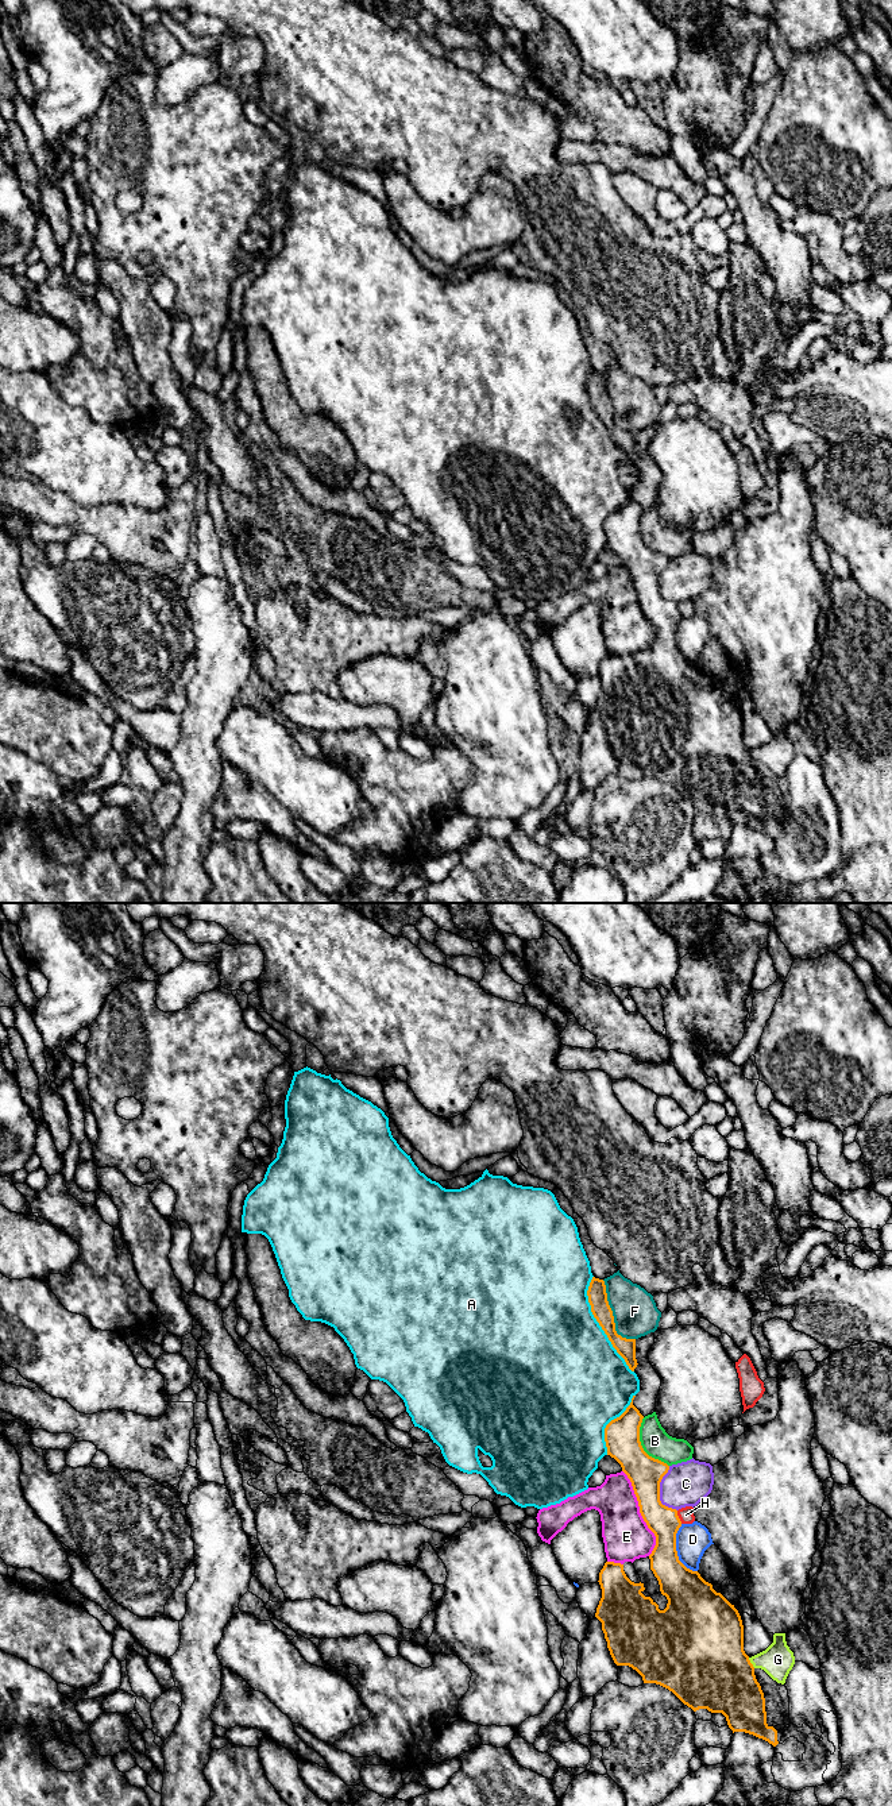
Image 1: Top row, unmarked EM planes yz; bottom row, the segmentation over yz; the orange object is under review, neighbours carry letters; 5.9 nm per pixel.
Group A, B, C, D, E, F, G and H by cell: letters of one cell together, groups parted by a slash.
A / B / C / D / E / F / G / H

